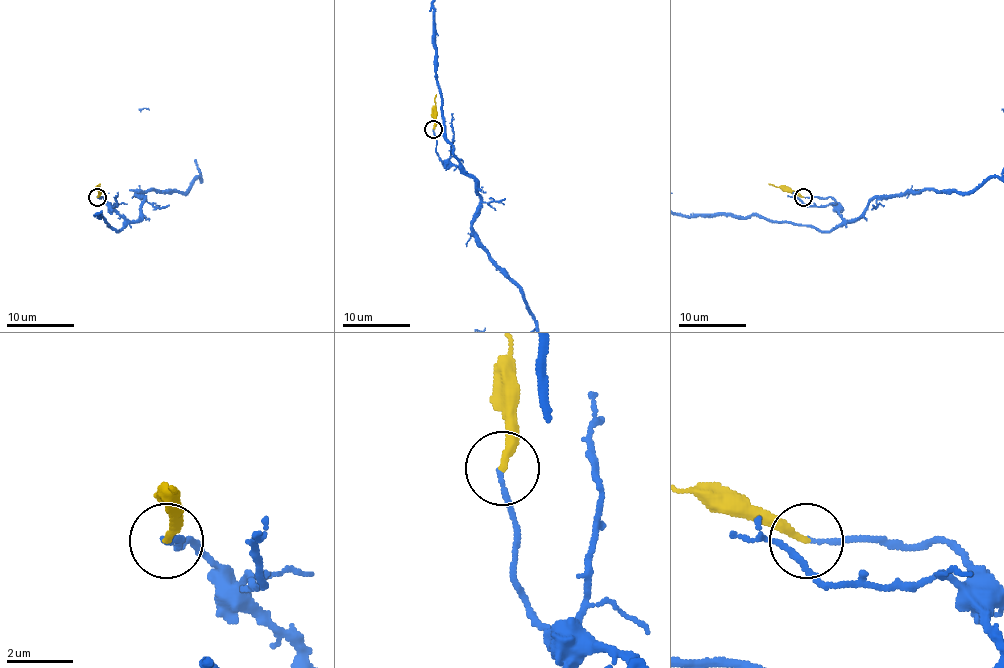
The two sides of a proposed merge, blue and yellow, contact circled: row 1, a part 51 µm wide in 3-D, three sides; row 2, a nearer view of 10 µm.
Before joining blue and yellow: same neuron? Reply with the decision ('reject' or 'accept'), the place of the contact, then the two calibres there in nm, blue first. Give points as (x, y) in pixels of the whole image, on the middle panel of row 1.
accept | (433, 129) | 140/240 nm

